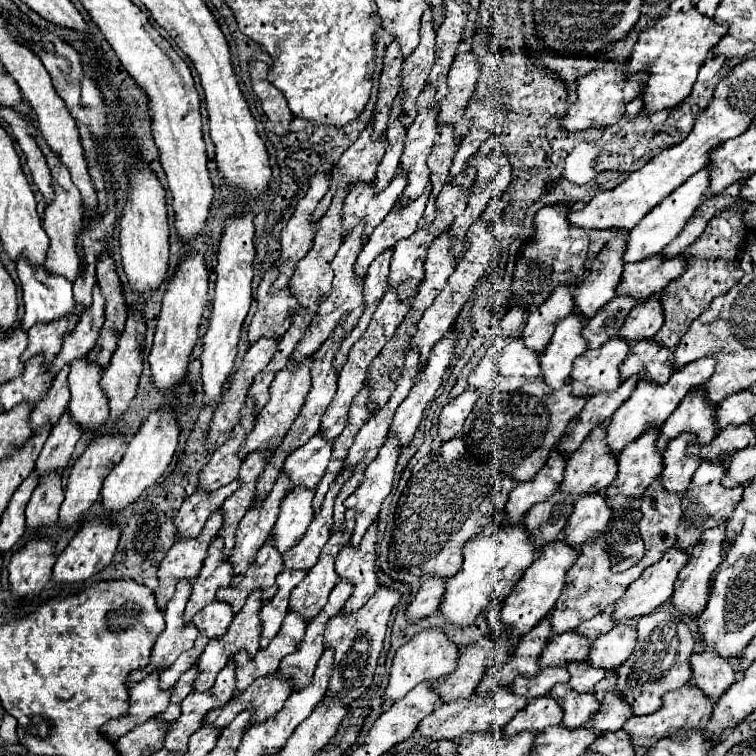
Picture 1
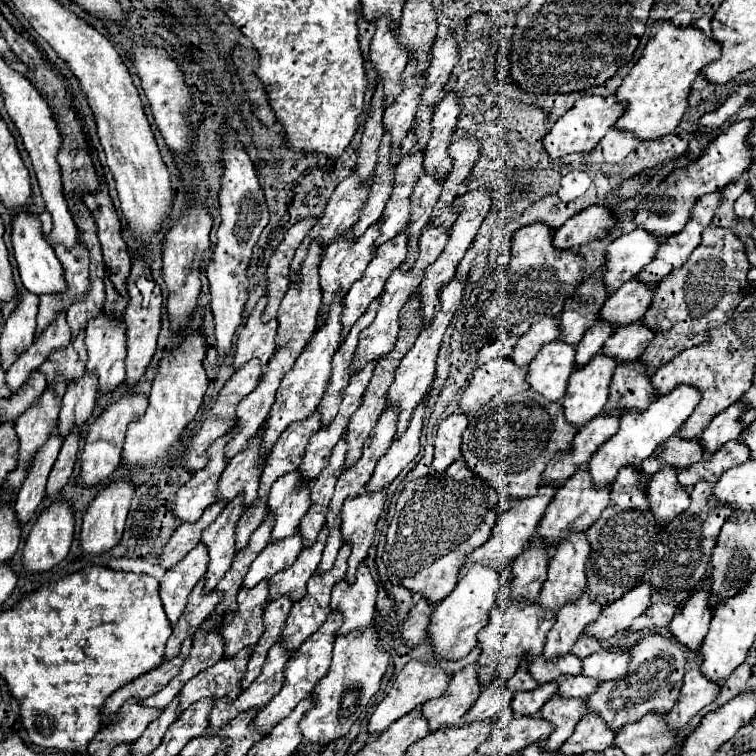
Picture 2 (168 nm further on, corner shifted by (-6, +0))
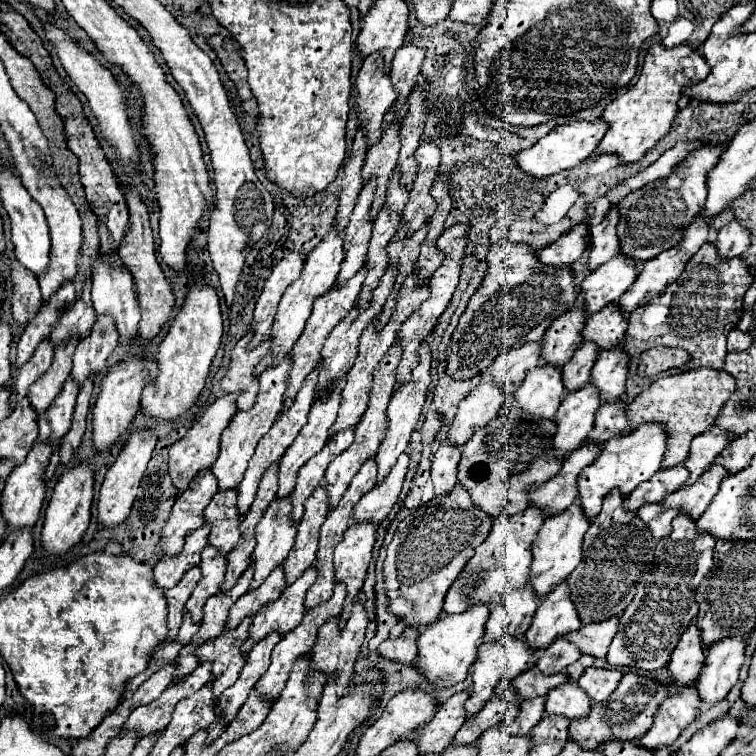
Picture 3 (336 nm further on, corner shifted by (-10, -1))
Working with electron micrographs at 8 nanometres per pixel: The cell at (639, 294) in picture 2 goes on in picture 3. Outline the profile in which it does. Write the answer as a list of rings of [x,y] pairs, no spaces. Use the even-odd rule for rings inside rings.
[[[607,305],[585,321],[581,337],[583,341],[591,341],[601,351],[605,351],[613,349],[623,341],[625,329],[627,329],[627,319],[621,313],[619,305]]]

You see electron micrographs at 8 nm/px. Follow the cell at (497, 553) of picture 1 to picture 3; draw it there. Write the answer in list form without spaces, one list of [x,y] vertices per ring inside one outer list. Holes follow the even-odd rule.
[[[477,605],[459,615],[441,615],[441,619],[437,619],[433,625],[421,627],[417,637],[419,655],[415,659],[415,667],[419,669],[419,673],[435,687],[437,685],[453,687],[459,681],[463,681],[469,673],[471,663],[477,657],[477,647],[481,643],[479,639],[485,633],[487,617],[489,617],[489,609],[483,605]]]

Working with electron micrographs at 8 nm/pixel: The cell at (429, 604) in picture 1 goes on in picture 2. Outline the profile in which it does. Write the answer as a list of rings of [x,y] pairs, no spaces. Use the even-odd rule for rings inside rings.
[[[419,600],[411,608],[411,612],[403,624],[403,630],[401,630],[401,636],[407,646],[417,646],[419,642],[425,640],[425,634],[427,634],[429,622],[431,622],[431,612],[433,612],[433,606],[429,600]]]

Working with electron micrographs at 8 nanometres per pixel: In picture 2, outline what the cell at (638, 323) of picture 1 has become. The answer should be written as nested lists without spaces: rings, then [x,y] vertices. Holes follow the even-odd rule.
[[[639,322],[627,324],[627,328],[617,328],[613,336],[605,342],[603,354],[617,358],[617,362],[637,360],[651,340],[653,340],[651,328],[643,328]]]

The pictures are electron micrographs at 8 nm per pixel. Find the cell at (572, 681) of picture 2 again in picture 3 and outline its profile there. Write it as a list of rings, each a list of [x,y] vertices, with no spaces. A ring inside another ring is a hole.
[[[565,683],[545,697],[545,711],[549,715],[563,715],[573,721],[579,717],[587,717],[589,709],[591,701],[587,699],[585,691],[575,683]]]

